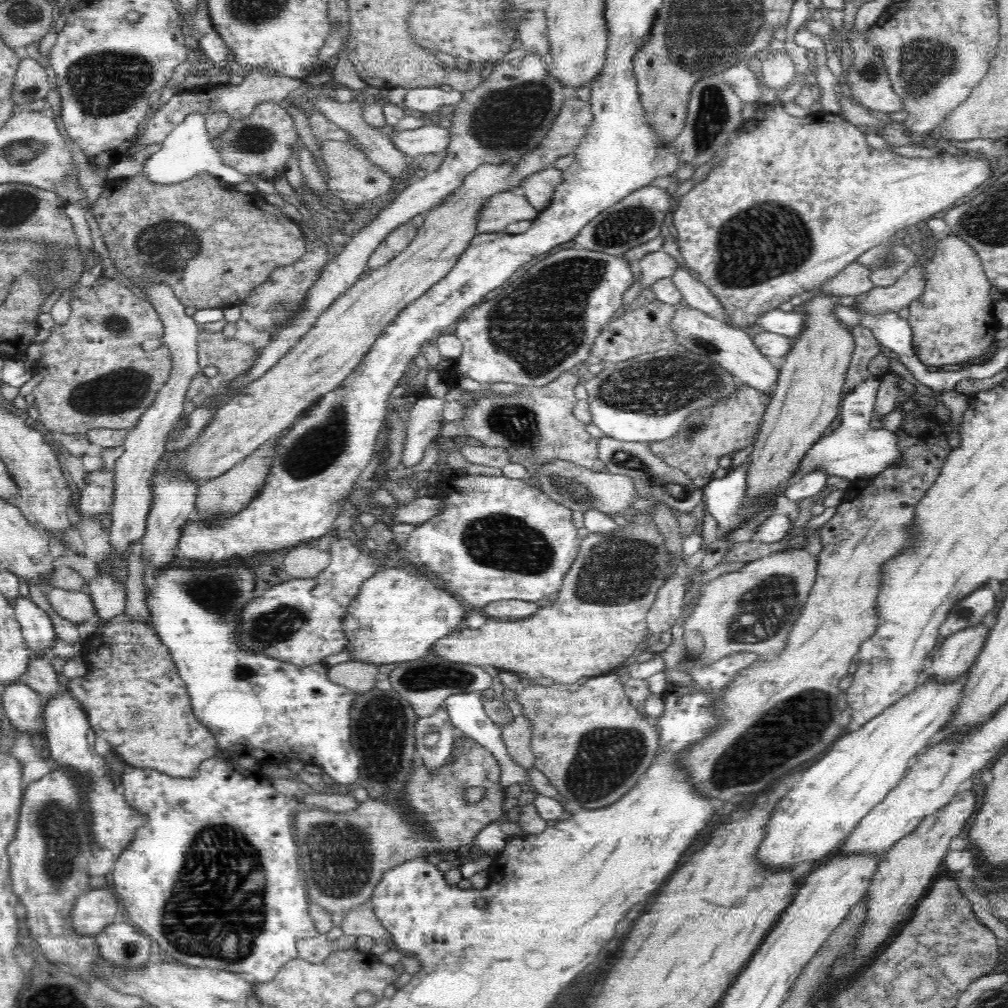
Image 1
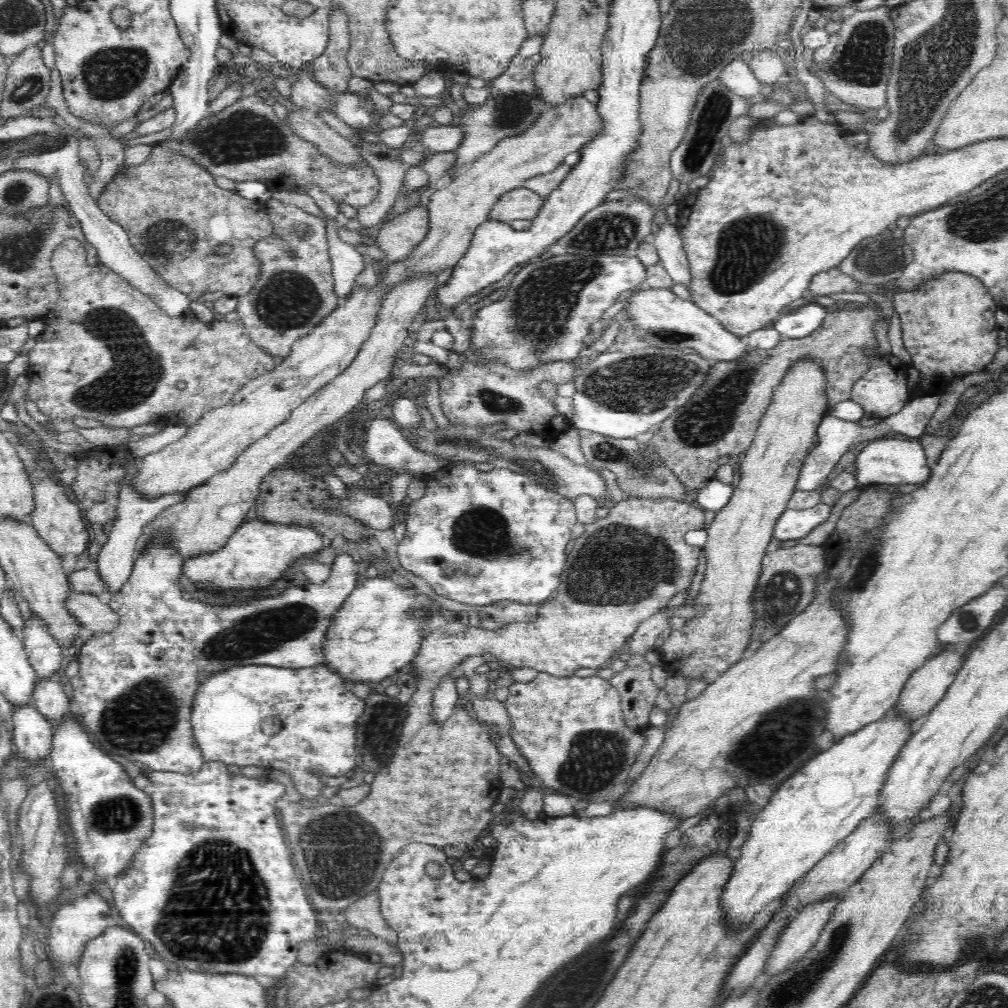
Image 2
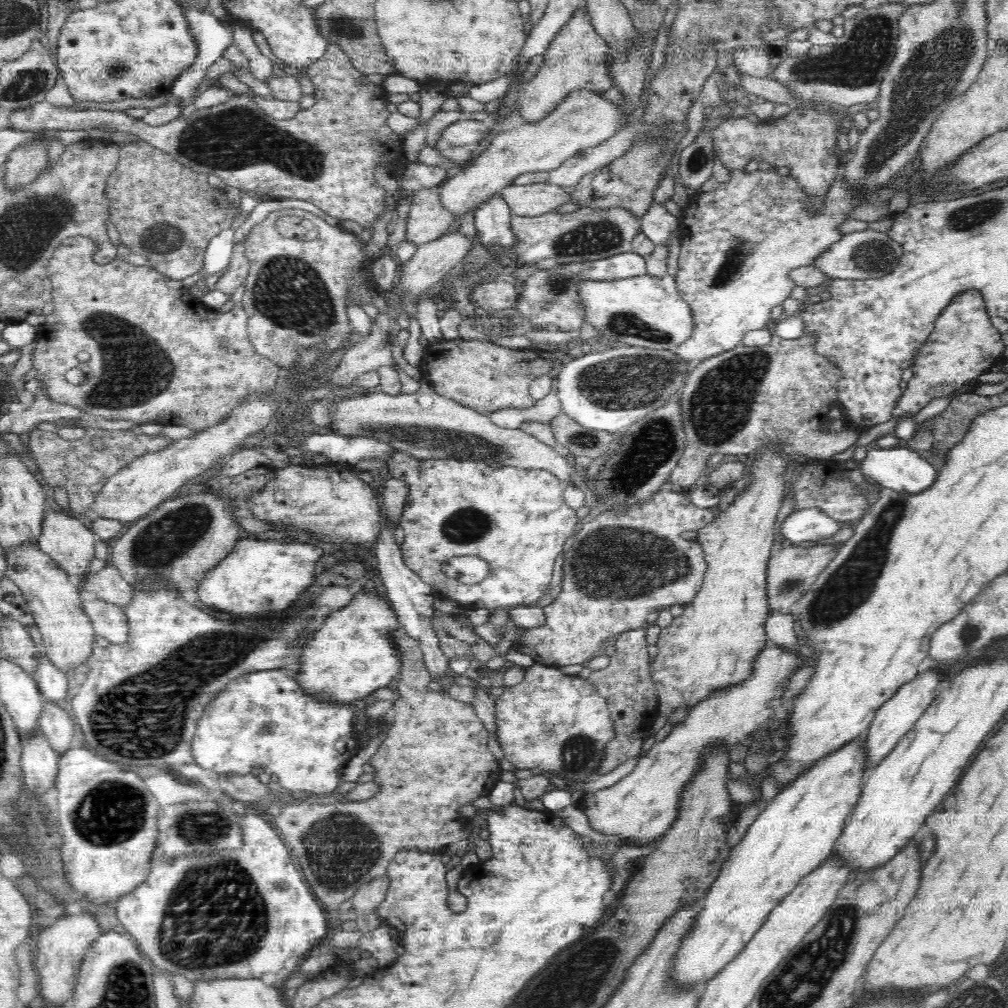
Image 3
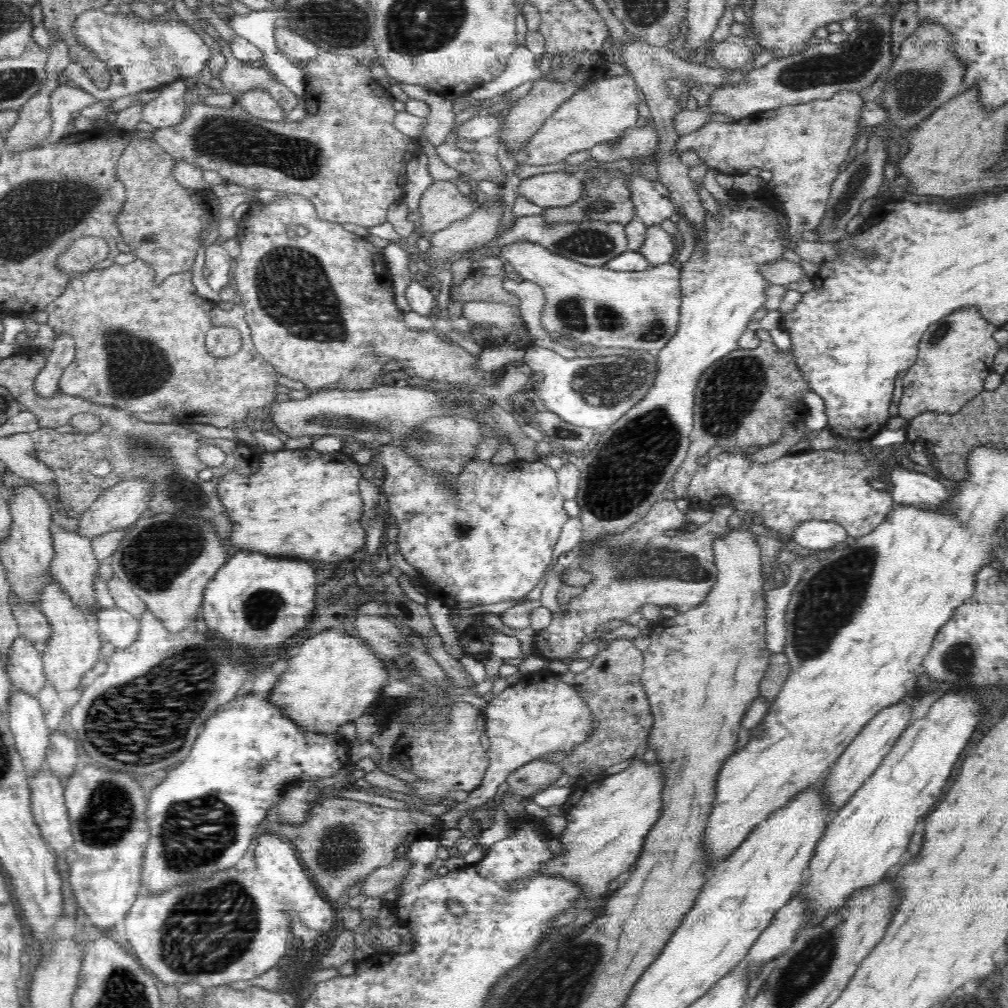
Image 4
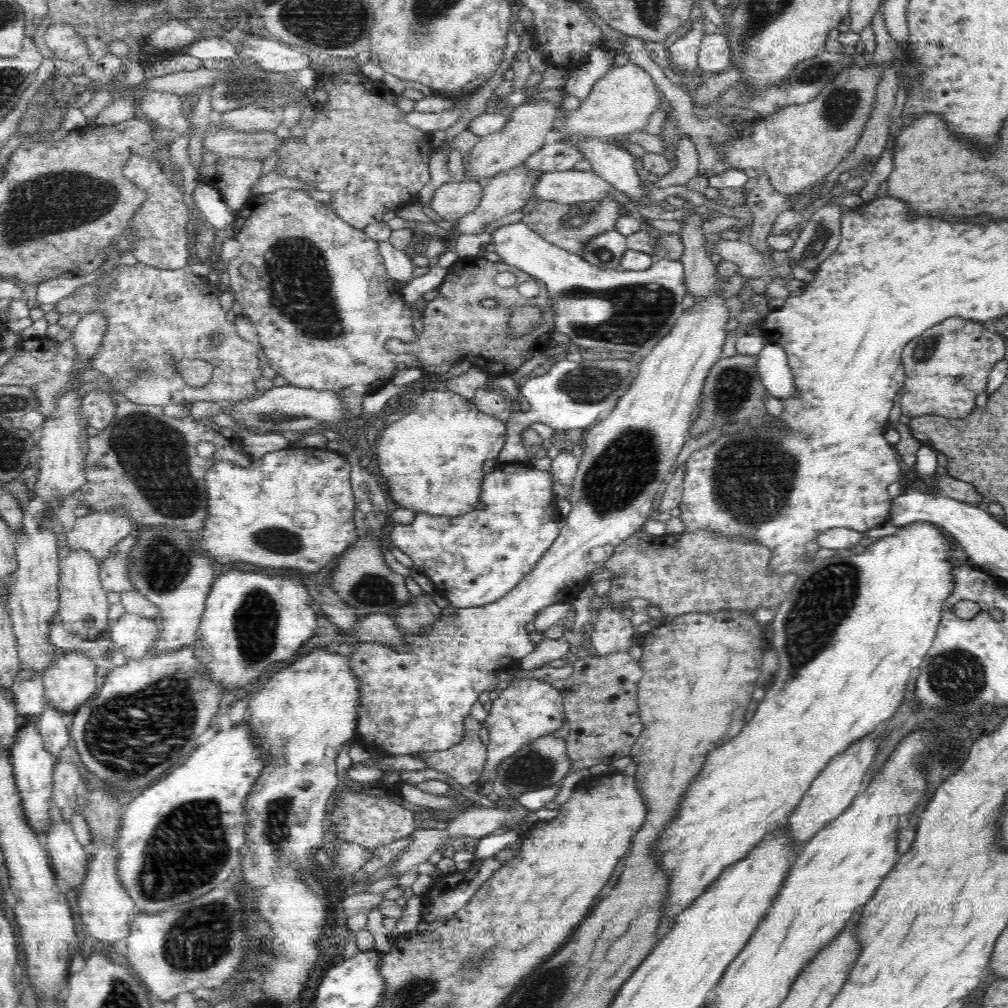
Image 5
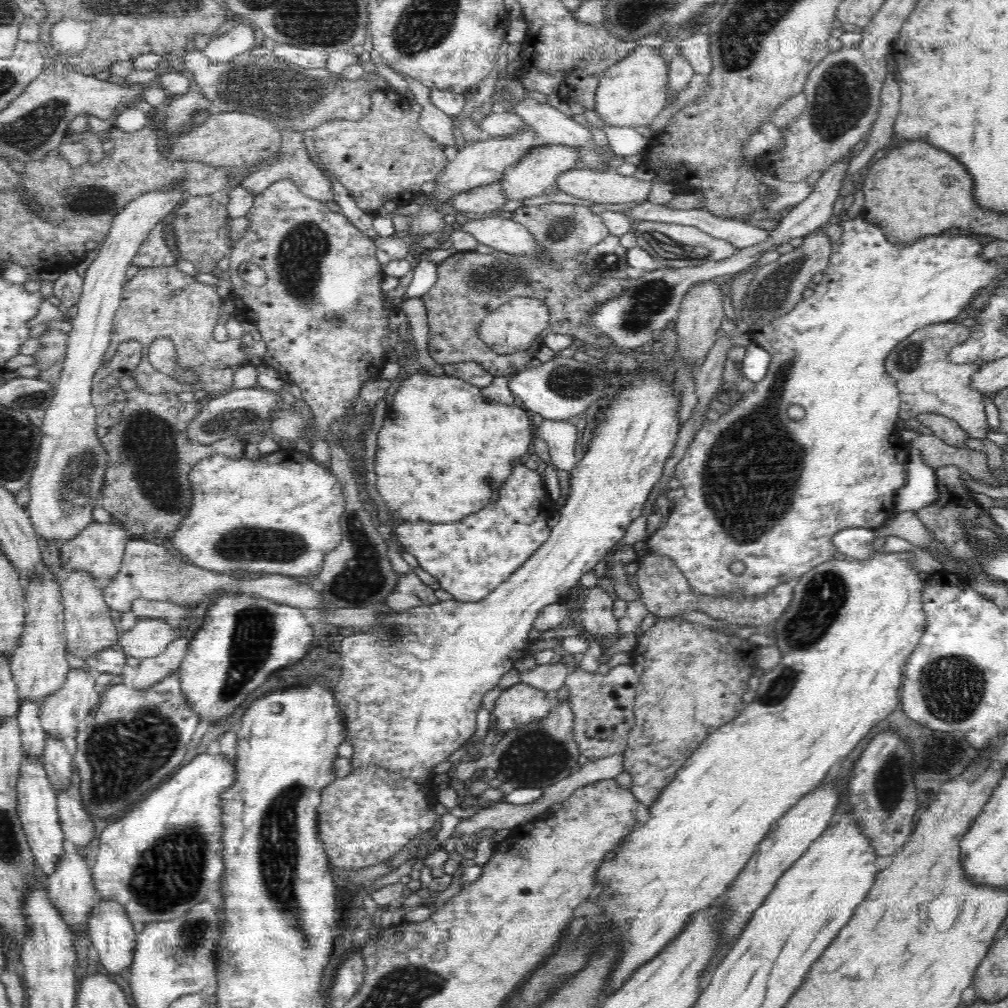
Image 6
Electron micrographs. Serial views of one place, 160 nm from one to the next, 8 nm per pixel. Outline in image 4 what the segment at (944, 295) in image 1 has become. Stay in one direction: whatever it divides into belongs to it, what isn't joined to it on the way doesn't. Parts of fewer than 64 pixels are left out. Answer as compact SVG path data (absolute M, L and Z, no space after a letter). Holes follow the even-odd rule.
M964 306L964 308L948 314L948 318L942 318L942 320L932 324L920 340L916 362L910 369L907 369L902 380L903 393L898 404L897 416L911 420L925 412L954 414L968 401L978 396L984 390L986 377L995 372L994 355L1000 348L1000 345L993 338L997 329L996 326L982 317L982 313L974 306Z

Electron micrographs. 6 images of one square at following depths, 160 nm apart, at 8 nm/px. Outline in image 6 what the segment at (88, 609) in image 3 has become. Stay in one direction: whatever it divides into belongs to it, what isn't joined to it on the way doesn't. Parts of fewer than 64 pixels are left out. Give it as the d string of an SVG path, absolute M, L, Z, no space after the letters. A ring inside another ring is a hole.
M161 618L138 619L136 624L126 631L120 632L116 646L120 647L128 657L150 658L160 654L172 639L180 636L180 629L173 627Z

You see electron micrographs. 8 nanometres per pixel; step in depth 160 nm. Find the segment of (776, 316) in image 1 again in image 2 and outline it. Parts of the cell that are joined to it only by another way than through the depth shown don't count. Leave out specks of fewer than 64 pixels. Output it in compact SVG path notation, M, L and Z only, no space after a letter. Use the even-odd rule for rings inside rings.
M810 300L807 305L791 310L789 314L780 313L771 326L782 338L803 338L824 325L829 312L826 307Z

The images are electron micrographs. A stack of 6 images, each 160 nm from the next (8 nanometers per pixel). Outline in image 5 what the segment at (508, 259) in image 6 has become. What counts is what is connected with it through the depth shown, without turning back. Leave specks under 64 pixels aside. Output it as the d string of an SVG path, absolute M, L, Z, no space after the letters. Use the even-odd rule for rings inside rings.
M612 198L564 205L542 201L525 215L522 222L532 228L533 232L540 234L547 242L557 244L578 256L582 256L584 244L588 244L590 238L615 230L617 221L625 216L621 212L621 205ZM470 256L469 259L458 259L455 264L451 265L447 278L439 286L439 295L433 300L430 300L425 305L425 310L423 312L422 333L419 336L419 340L413 344L403 344L397 339L393 339L388 342L388 350L392 351L392 354L416 354L422 363L421 370L424 373L435 373L444 374L448 372L451 368L452 363L455 361L462 362L463 360L468 360L472 362L476 367L480 367L487 372L487 374L494 375L508 375L516 371L524 362L530 360L534 354L542 352L549 347L549 344L554 336L554 325L553 325L553 314L550 308L549 300L547 297L547 287L532 276L522 273L516 266L510 266L503 261L498 263L492 263L486 260L486 258L481 258L479 256ZM502 272L510 272L516 277L516 282L513 286L508 288L500 287L495 278L497 274ZM536 281L540 286L540 294L533 299L527 299L520 295L518 291L518 286L522 282L532 282ZM484 299L496 299L496 308L484 308L481 302ZM516 306L537 306L542 308L541 317L538 326L534 326L532 332L528 334L520 334L520 336L511 336L509 331L508 322L510 322L510 310L516 308Z

